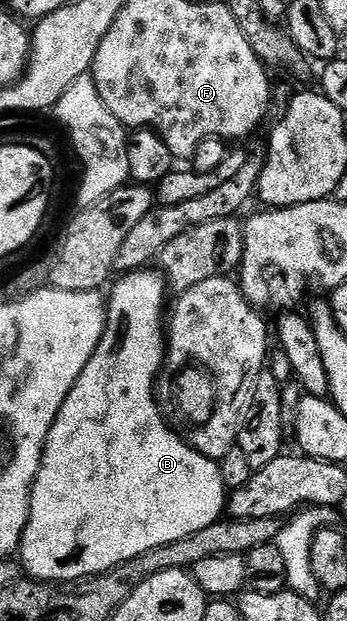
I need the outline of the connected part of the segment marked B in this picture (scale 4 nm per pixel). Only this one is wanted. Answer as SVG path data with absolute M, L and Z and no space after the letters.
M141 270L138 274L129 274L114 281L113 295L107 298L107 313L105 316L105 331L91 356L87 360L87 368L79 376L75 388L63 400L63 408L59 408L59 416L51 428L45 441L45 450L41 454L41 467L37 478L33 481L33 491L29 497L29 519L21 537L19 547L19 562L24 573L30 579L39 582L77 582L81 578L91 578L94 574L102 574L123 565L127 560L135 560L135 556L143 556L151 548L159 548L171 544L175 540L183 540L183 536L191 536L211 524L215 524L226 513L227 491L223 484L220 465L214 459L208 458L201 451L193 449L188 441L185 442L165 423L163 413L155 393L159 375L165 365L167 349L167 306L165 310L165 294L167 283L160 273L152 274L149 270Z

